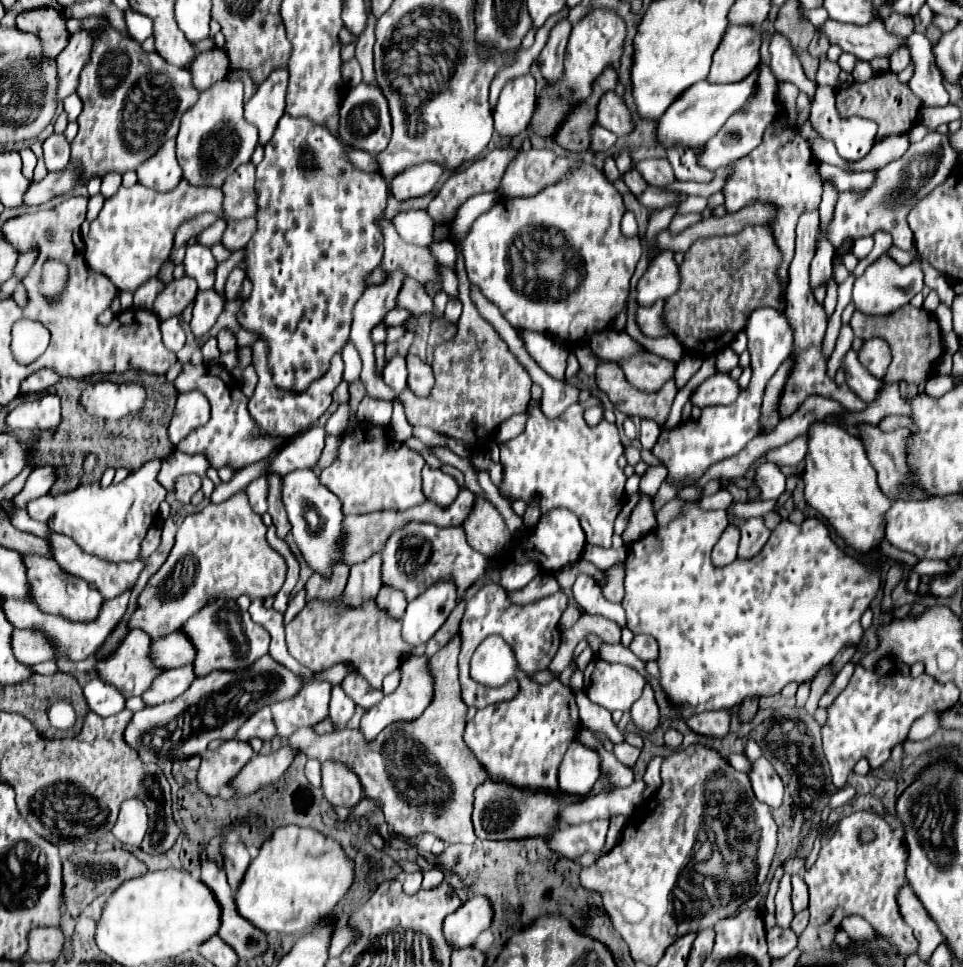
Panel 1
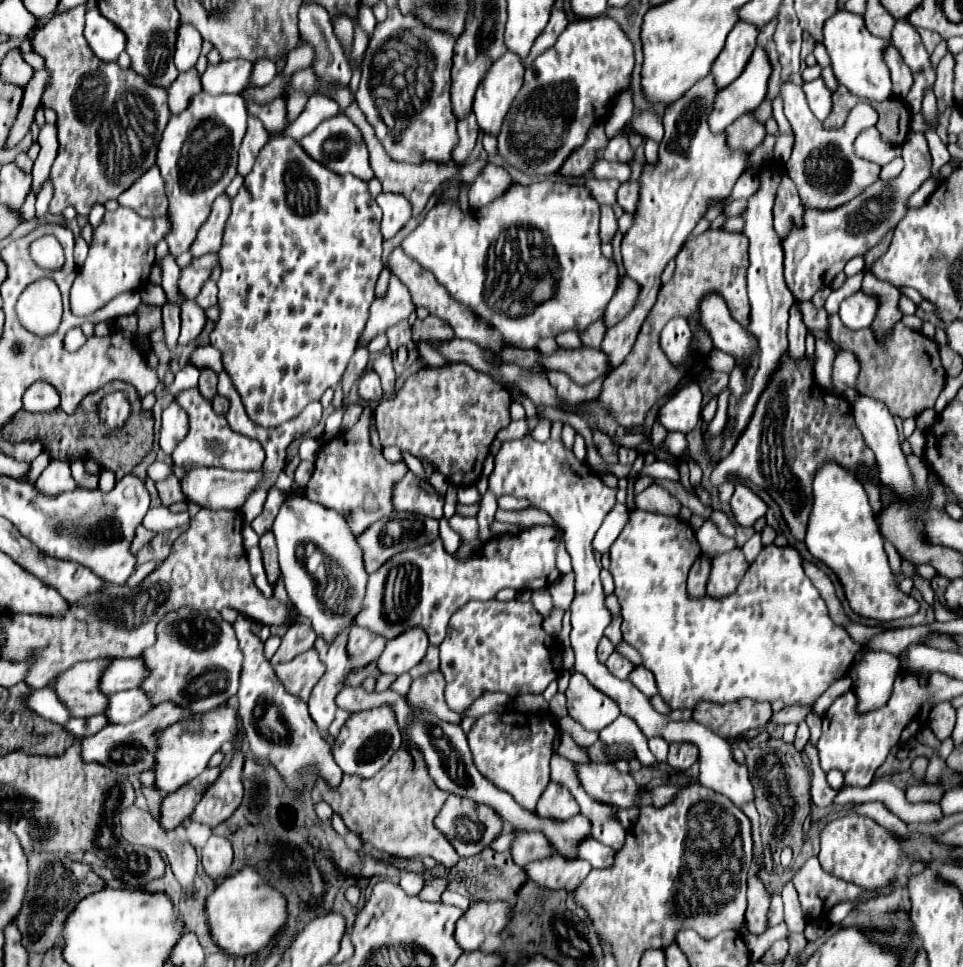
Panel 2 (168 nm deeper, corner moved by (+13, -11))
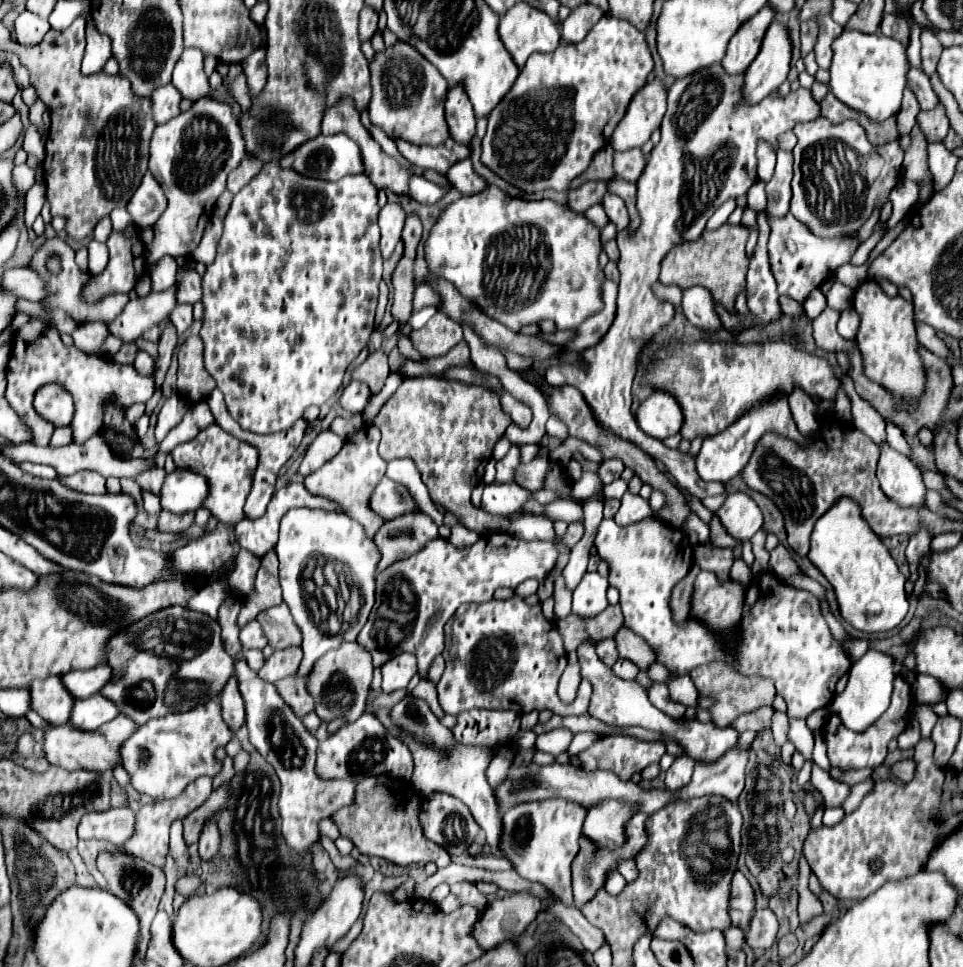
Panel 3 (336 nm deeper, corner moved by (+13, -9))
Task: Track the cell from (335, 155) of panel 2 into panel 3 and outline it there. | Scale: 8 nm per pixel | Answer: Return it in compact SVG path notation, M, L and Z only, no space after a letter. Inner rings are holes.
M321 134L315 140L305 142L305 146L299 146L297 150L293 150L285 158L281 158L281 166L291 168L297 174L307 176L307 178L335 182L335 180L341 180L343 176L349 176L349 174L361 174L361 154L357 150L357 144L349 138L345 138L345 134L335 134L335 136Z

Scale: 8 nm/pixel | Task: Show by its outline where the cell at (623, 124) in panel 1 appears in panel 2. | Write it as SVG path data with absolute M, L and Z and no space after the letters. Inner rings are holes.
M623 132L615 134L613 140L609 140L607 148L603 150L603 156L605 160L621 160L621 162L627 162L633 158L633 150L627 142L627 136Z

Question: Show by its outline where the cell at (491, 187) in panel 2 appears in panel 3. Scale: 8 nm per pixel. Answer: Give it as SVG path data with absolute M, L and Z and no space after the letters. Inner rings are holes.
M465 158L465 160L459 160L455 162L445 178L451 182L451 186L455 190L459 190L463 196L469 196L469 194L477 194L477 190L483 190L485 188L485 182L473 172L473 166L471 166L471 160Z

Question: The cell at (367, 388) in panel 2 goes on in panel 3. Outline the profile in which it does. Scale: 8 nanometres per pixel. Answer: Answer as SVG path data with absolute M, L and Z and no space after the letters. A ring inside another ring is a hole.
M349 382L339 398L339 406L349 414L357 414L363 412L369 402L369 396L371 392L367 386L361 386L361 382Z

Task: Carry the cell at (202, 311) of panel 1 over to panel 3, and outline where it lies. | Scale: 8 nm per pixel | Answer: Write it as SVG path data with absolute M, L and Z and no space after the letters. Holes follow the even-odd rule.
M177 304L177 306L173 308L169 320L173 322L175 330L177 330L179 334L183 334L183 332L191 326L191 322L193 322L193 308L191 308L191 304Z

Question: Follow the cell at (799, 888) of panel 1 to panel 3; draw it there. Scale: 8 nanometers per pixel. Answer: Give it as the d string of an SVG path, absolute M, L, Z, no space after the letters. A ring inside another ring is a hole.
M765 908L765 910L757 910L749 922L749 928L745 930L745 942L749 948L753 950L767 950L771 948L775 936L777 936L777 918L775 914Z

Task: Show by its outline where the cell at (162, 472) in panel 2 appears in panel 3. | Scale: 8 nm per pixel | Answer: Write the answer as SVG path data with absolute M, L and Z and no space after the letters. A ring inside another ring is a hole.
M99 432L95 434L93 438L89 438L89 442L85 444L69 444L69 446L63 446L63 448L51 448L51 446L5 446L1 448L5 450L5 454L9 454L9 458L13 458L15 462L37 462L37 464L47 464L47 466L53 466L59 474L77 474L81 470L95 470L99 472L101 476L109 478L109 476L127 476L127 478L135 478L139 472L149 470L155 464L155 460L115 460L109 452L109 446L107 446L107 440L105 436Z

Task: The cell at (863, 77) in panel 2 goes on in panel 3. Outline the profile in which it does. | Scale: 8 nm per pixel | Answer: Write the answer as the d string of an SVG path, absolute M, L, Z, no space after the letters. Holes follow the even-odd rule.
M843 30L833 42L831 62L831 92L849 108L865 114L871 122L885 122L901 110L901 96L907 86L907 72L911 68L907 58L907 44L883 34L857 34Z

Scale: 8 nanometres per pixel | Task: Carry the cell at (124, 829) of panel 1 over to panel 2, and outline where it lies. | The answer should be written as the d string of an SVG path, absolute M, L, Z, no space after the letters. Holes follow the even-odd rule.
M131 806L127 810L121 812L121 834L123 838L129 842L129 844L143 844L143 846L149 846L149 848L155 848L159 852L165 852L167 854L167 860L171 864L171 870L175 874L175 878L179 880L183 892L187 896L193 896L195 894L195 878L197 878L197 852L195 848L191 846L189 838L187 838L187 832L185 832L185 826L177 826L173 830L165 830L149 812L145 810L139 810L137 806Z

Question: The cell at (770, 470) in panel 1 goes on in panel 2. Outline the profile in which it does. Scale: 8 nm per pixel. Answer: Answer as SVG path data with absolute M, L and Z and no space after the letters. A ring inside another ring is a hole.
M737 482L731 498L731 512L741 526L753 526L755 520L767 512L767 504L751 488Z

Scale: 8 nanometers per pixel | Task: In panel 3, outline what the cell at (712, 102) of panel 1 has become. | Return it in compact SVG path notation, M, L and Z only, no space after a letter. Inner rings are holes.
M773 20L761 44L761 52L745 72L743 98L749 104L761 102L787 80L791 64L791 38L785 22Z

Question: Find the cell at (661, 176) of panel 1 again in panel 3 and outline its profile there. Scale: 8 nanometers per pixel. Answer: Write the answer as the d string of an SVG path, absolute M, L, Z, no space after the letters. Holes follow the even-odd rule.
M607 192L601 200L601 206L605 208L605 214L609 216L609 220L617 226L617 232L621 232L623 228L627 228L629 224L629 214L625 214L625 202L621 198L617 198L615 194Z

